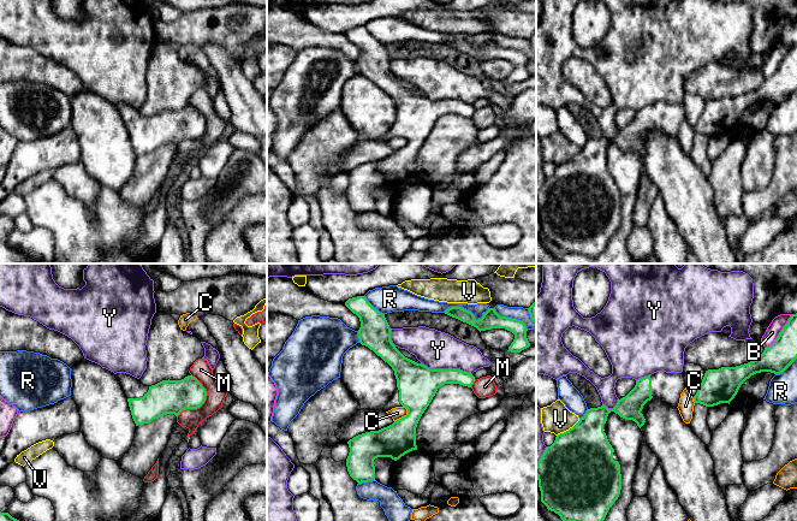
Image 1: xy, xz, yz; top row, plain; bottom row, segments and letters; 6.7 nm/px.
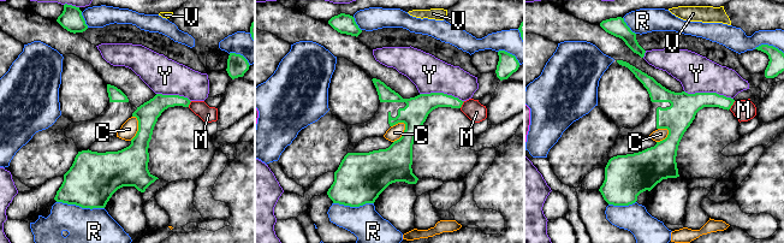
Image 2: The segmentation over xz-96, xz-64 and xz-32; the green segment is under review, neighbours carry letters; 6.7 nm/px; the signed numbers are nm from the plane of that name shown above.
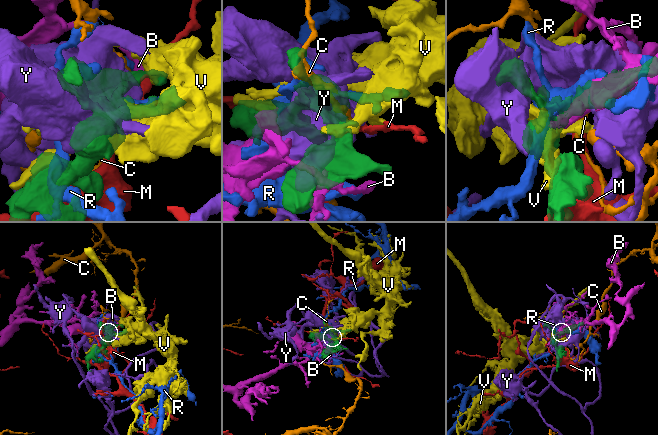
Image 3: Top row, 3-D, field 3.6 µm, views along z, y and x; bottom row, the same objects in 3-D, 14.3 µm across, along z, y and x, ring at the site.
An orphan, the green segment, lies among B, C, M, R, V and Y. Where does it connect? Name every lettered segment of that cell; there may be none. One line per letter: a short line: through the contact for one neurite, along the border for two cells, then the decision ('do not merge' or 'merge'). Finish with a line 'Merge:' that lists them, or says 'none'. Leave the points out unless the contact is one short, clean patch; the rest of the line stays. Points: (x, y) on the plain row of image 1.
B: do not merge
C: do not merge
M: do not merge
R: do not merge
V: do not merge
Y: do not merge
Merge: none

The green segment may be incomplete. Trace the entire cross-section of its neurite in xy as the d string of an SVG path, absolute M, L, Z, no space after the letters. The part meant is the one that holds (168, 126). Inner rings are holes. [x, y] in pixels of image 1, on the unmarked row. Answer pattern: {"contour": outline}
{"contour": "M117 103L115 108L127 128L136 156L167 144L178 147L185 140L197 140L207 126L206 119L192 106L182 111L162 111L151 117L126 103Z"}

